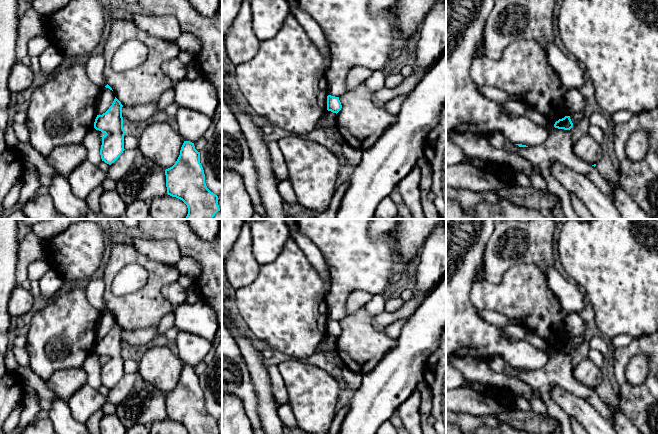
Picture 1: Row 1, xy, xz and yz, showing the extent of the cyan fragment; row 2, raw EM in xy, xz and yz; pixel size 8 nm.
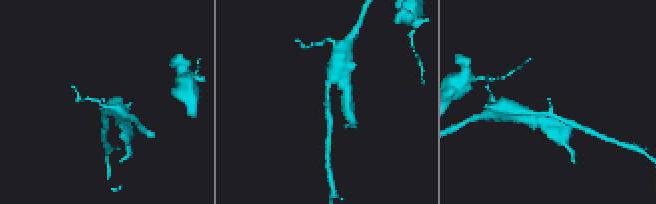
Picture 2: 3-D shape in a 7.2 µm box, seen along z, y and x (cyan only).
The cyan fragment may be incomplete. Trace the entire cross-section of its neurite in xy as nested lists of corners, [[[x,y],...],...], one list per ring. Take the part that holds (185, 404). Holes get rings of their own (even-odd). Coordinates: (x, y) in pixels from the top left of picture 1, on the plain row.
[[[184,365],[177,385],[172,391],[165,394],[165,399],[167,418],[182,424],[187,429],[188,434],[220,434],[218,420],[206,410],[204,394],[200,387],[200,376],[195,373],[194,367]]]

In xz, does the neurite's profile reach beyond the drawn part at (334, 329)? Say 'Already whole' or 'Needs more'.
Already whole

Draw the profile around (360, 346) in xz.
[[[362,306],[339,321],[342,332],[336,338],[336,352],[345,367],[361,375],[371,371],[390,350],[395,348],[397,343],[397,339],[386,335],[385,328],[376,329],[372,324],[372,319],[373,315]]]

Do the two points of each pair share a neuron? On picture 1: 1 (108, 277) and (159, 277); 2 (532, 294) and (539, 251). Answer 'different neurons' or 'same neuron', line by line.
1: same neuron
2: different neurons

